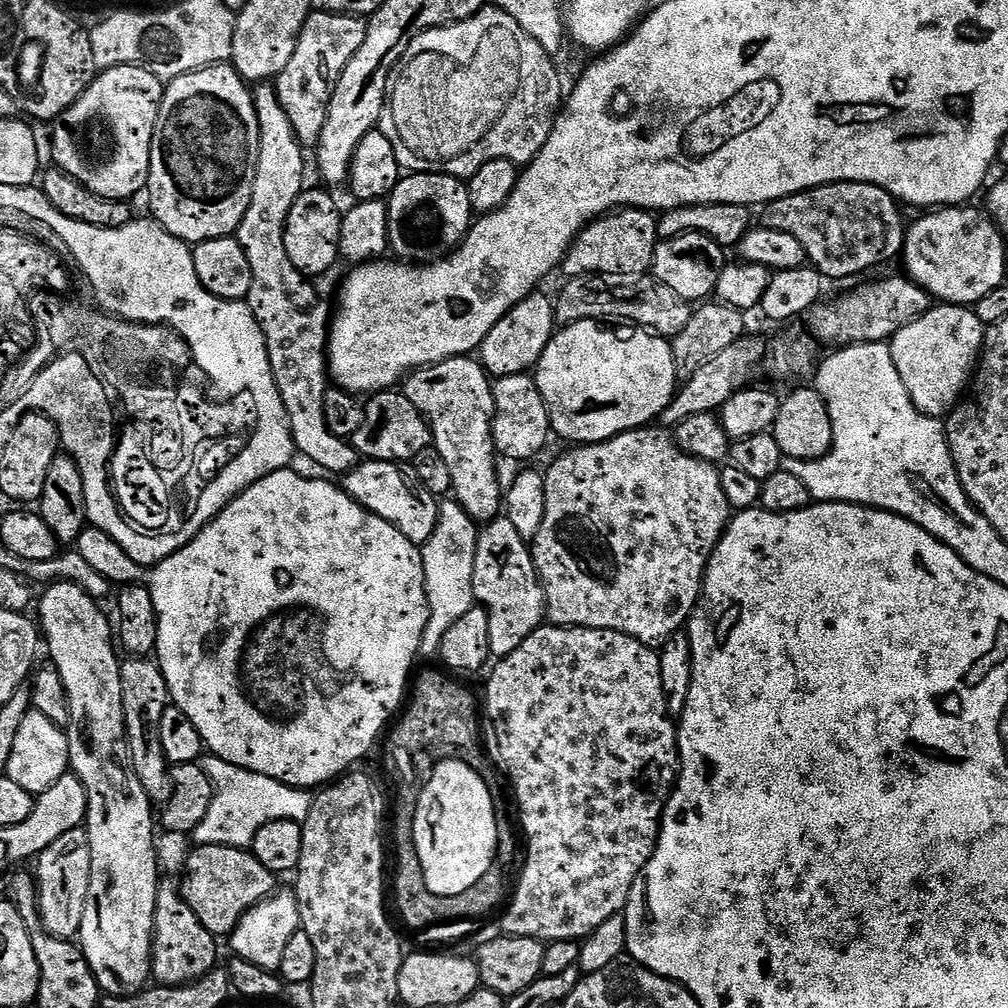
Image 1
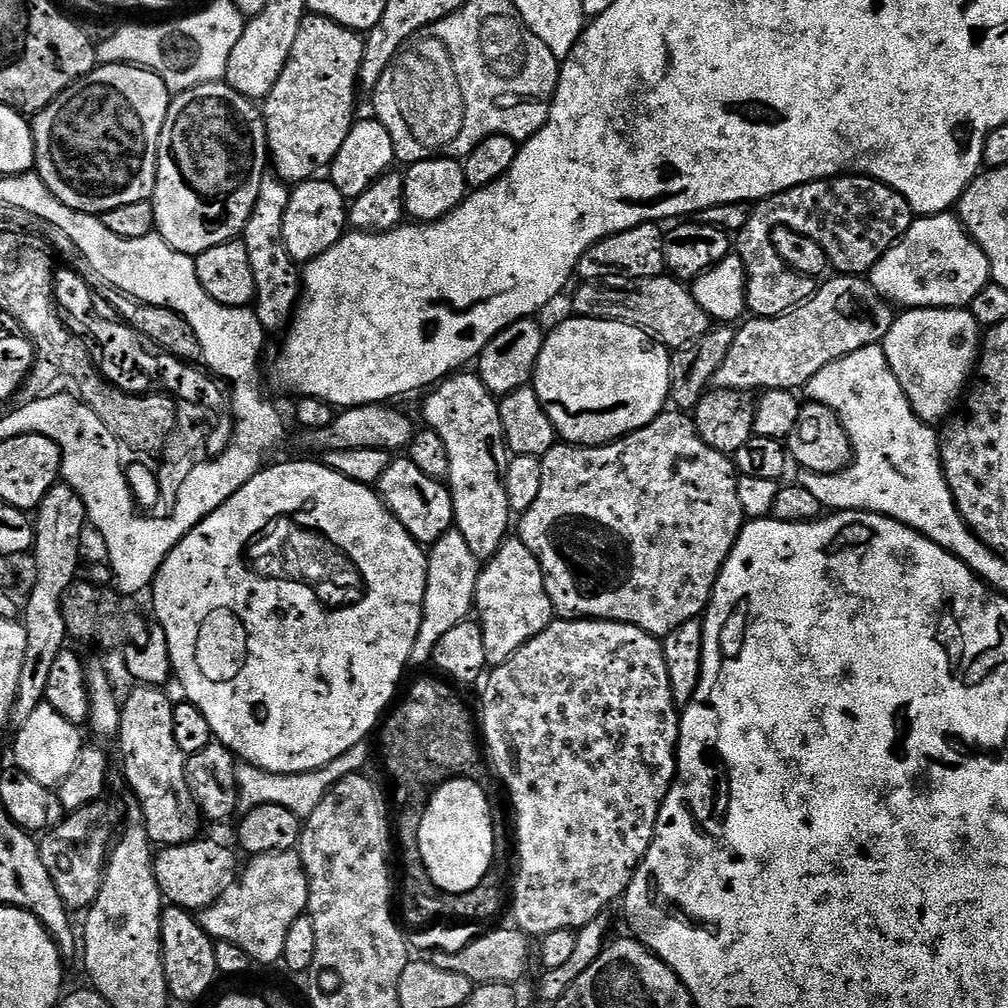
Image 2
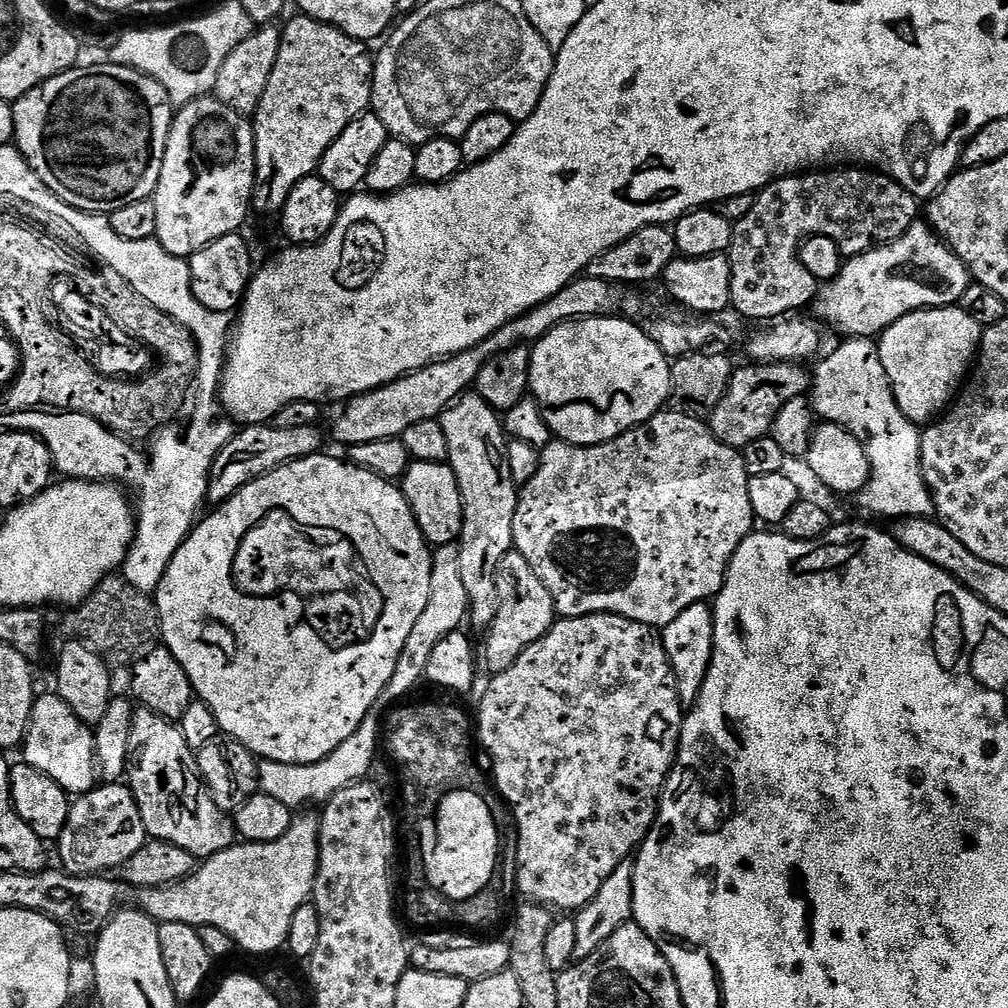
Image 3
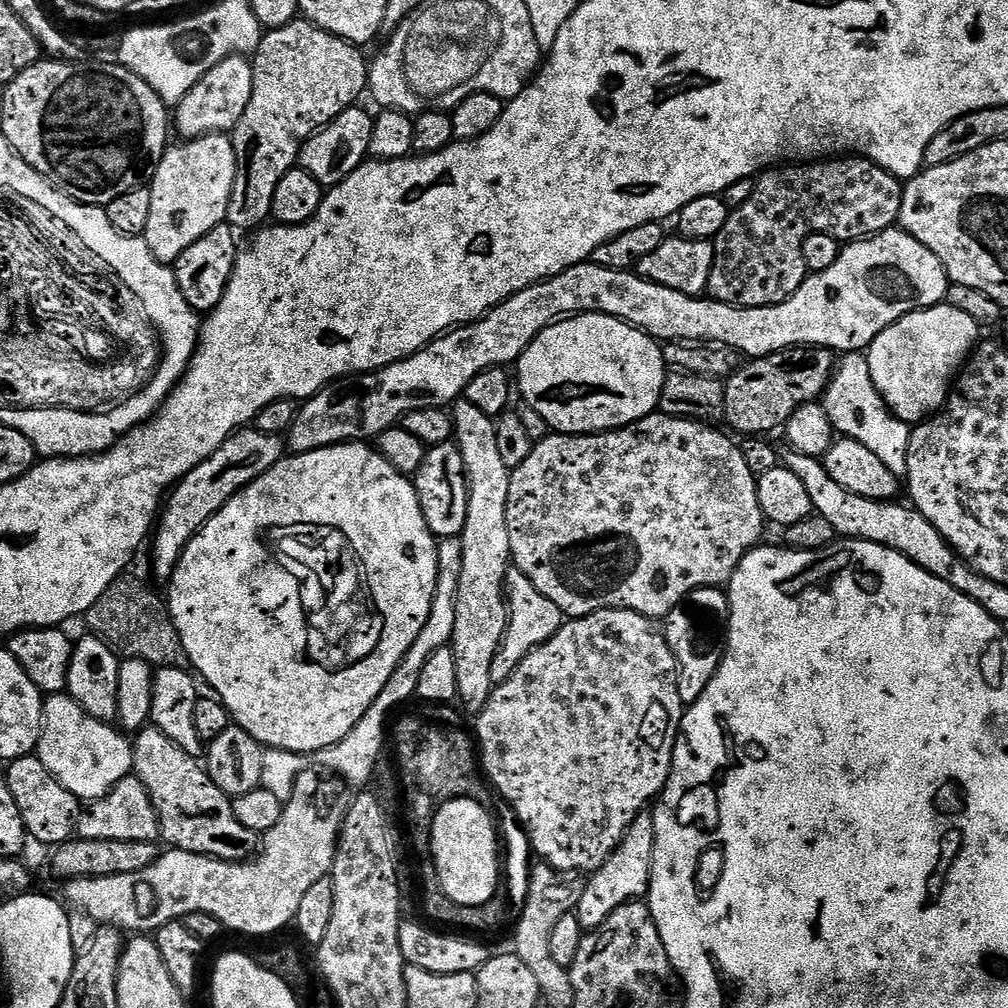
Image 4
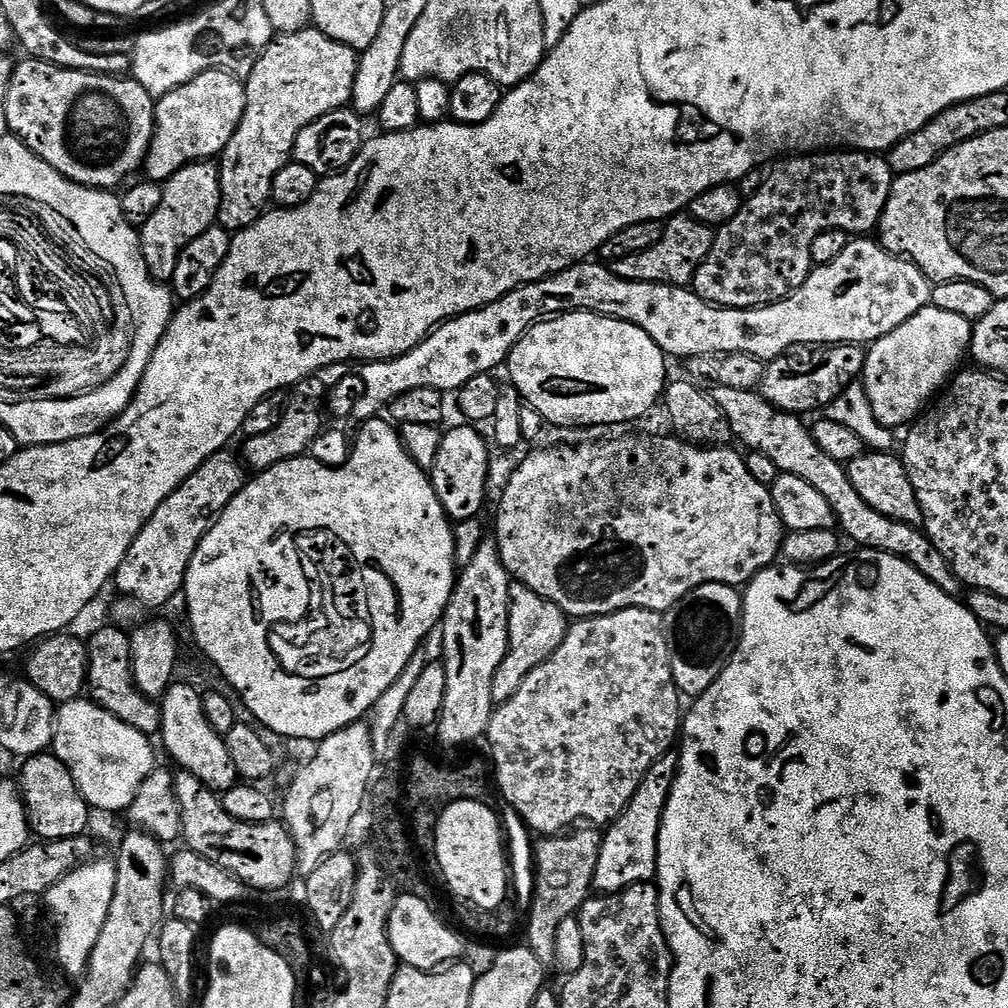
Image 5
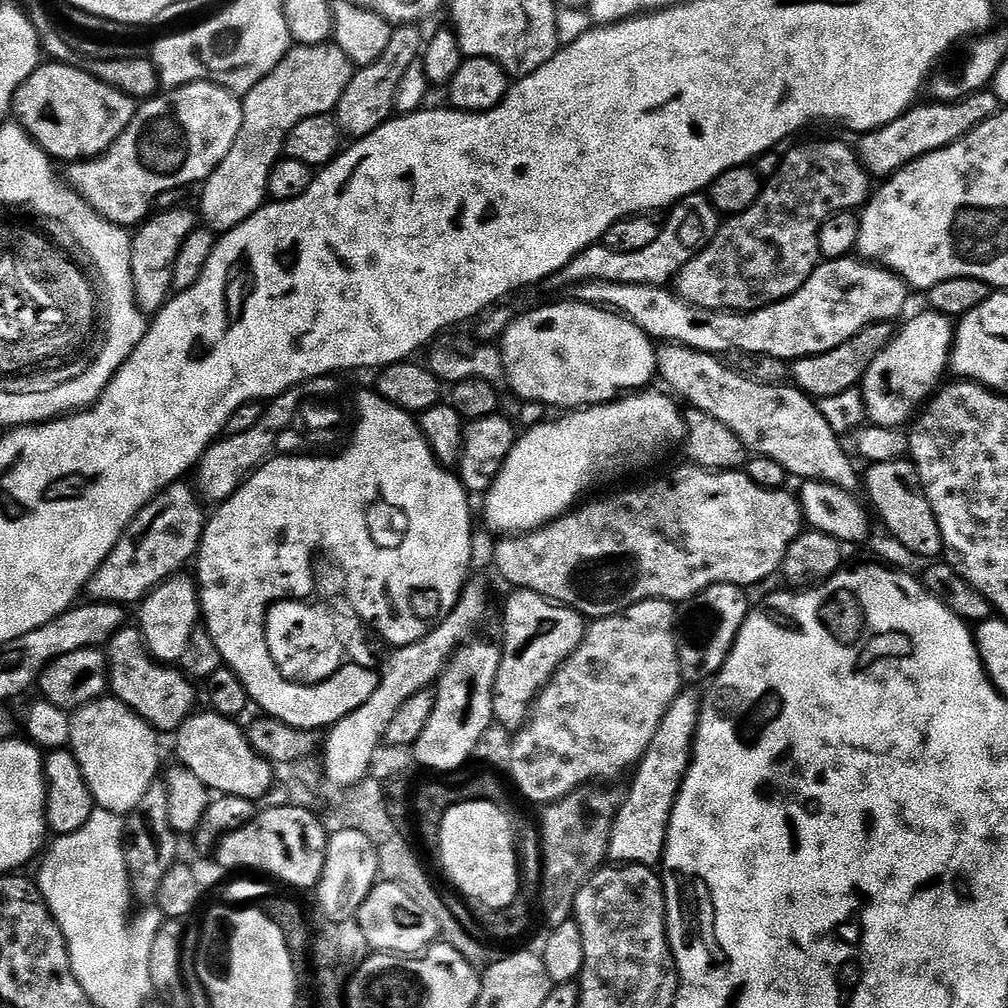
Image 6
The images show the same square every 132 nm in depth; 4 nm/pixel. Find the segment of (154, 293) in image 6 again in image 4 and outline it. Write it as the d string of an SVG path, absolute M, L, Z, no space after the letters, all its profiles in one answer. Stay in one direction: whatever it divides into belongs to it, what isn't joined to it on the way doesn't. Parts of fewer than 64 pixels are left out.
M228 134L199 136L196 140L184 140L180 145L169 147L164 153L162 162L156 171L156 177L150 182L153 202L150 204L149 222L143 238L150 246L154 258L169 266L186 250L186 246L194 246L198 238L210 234L218 225L228 218L228 207L232 201L236 178L240 175L240 160L236 157L236 146L233 137Z

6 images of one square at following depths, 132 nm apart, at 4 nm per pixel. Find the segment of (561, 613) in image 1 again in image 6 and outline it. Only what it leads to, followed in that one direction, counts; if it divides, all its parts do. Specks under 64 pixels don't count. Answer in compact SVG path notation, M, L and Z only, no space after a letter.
M684 462L681 468L676 468L669 474L668 480L656 480L645 488L628 488L617 496L608 496L605 500L592 500L589 504L581 503L570 512L559 516L557 520L551 520L543 528L535 528L532 532L513 534L501 539L496 548L496 568L500 576L511 587L526 592L536 592L545 596L547 600L564 605L565 608L573 608L585 618L603 618L613 616L619 612L625 612L630 606L634 606L643 600L666 600L669 602L683 602L697 596L702 590L706 590L715 584L760 584L767 576L772 576L781 571L786 550L790 550L790 542L798 538L806 521L804 511L800 509L800 501L788 490L773 490L771 488L759 488L747 471L733 470L731 472L713 472L707 468L697 468L691 462Z

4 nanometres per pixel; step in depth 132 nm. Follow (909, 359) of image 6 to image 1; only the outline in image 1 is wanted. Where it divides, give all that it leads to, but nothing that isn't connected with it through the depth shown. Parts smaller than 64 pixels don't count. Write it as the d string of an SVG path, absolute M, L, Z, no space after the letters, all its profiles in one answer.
M946 303L933 307L922 318L896 332L890 341L894 366L898 366L898 374L902 374L902 382L906 382L906 390L918 411L933 418L944 418L961 403L983 353L985 335L986 326L971 307Z

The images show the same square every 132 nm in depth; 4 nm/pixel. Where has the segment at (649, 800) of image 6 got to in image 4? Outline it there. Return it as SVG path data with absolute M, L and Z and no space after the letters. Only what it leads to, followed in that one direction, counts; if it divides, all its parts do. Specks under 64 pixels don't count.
M641 814L632 823L630 830L626 830L626 834L622 838L622 842L612 851L611 858L606 861L598 871L591 873L592 880L580 893L580 901L574 909L578 922L586 930L595 930L600 928L608 919L617 912L623 904L630 904L639 901L641 898L647 897L648 884L652 880L652 855L654 854L654 822L651 815Z

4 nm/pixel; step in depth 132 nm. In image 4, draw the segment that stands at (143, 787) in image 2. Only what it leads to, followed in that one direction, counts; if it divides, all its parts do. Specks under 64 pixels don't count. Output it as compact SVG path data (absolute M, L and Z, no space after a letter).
M155 726L145 727L135 737L132 766L154 802L160 819L160 836L168 843L165 845L229 862L248 862L257 855L261 837L254 830L246 830L234 818L232 800L214 786L205 765L197 757L186 754L182 746L170 742Z

